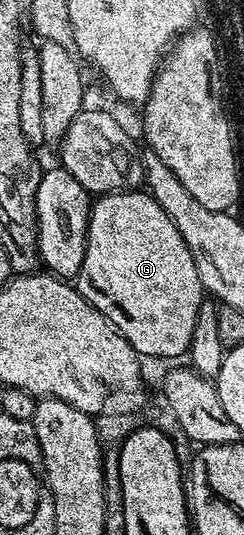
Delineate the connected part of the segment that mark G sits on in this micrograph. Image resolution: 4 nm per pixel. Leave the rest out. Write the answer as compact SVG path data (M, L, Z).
M144 190L113 191L92 200L85 256L75 286L92 307L116 325L117 332L136 349L138 356L173 359L188 352L203 298L201 278L195 269L191 249L187 249L187 241L183 241L179 229L175 229L175 221L171 221L152 195Z

